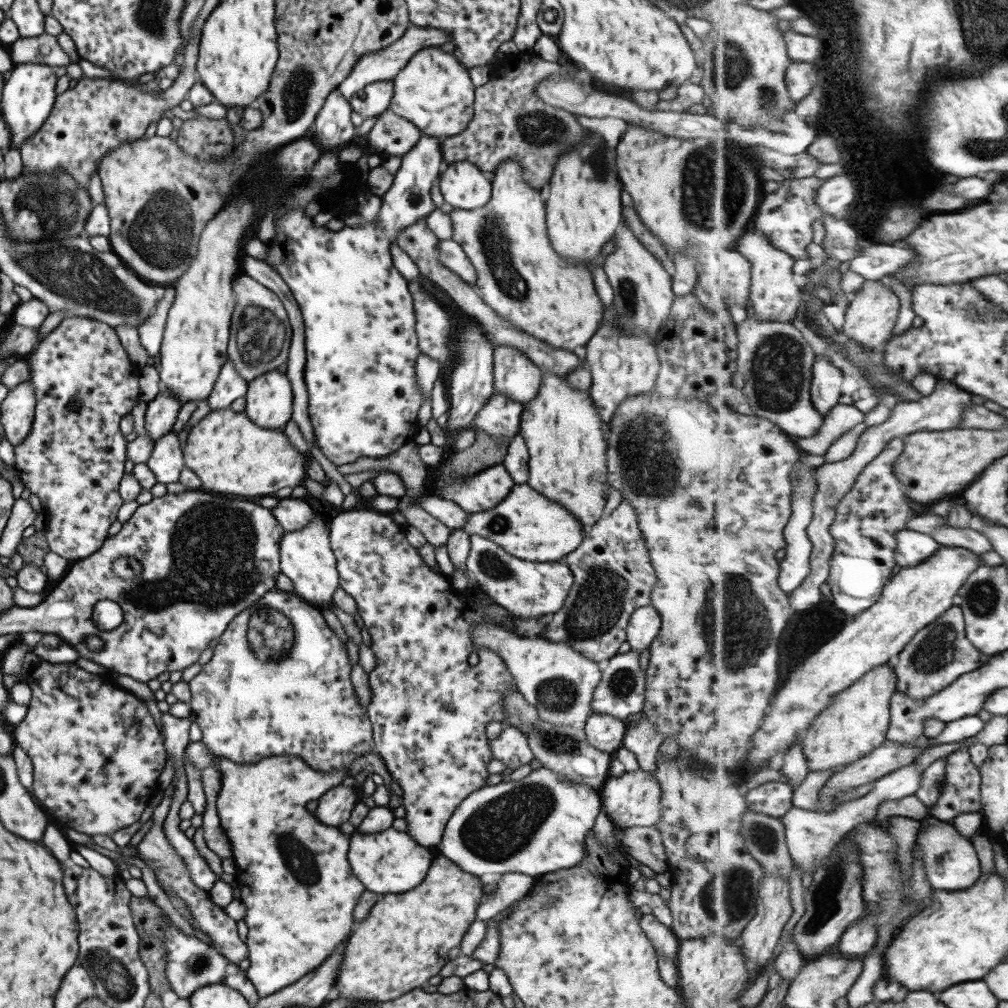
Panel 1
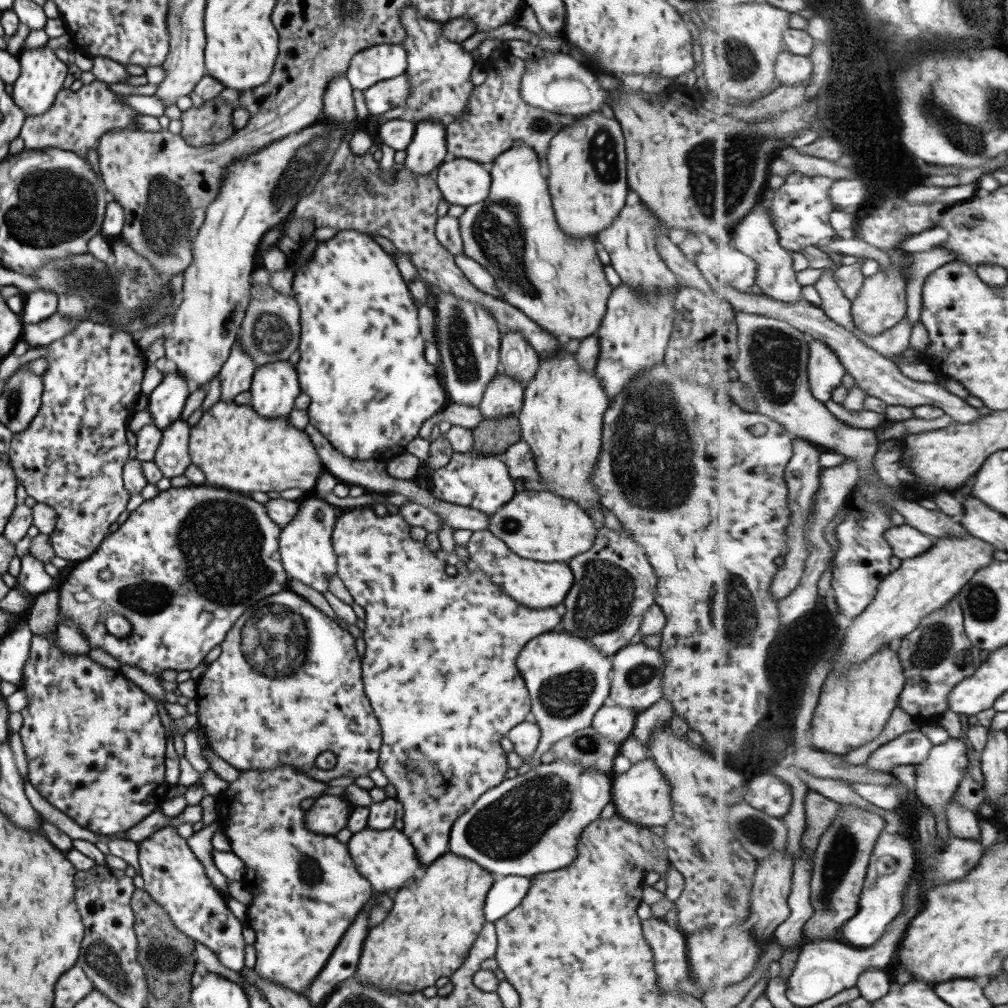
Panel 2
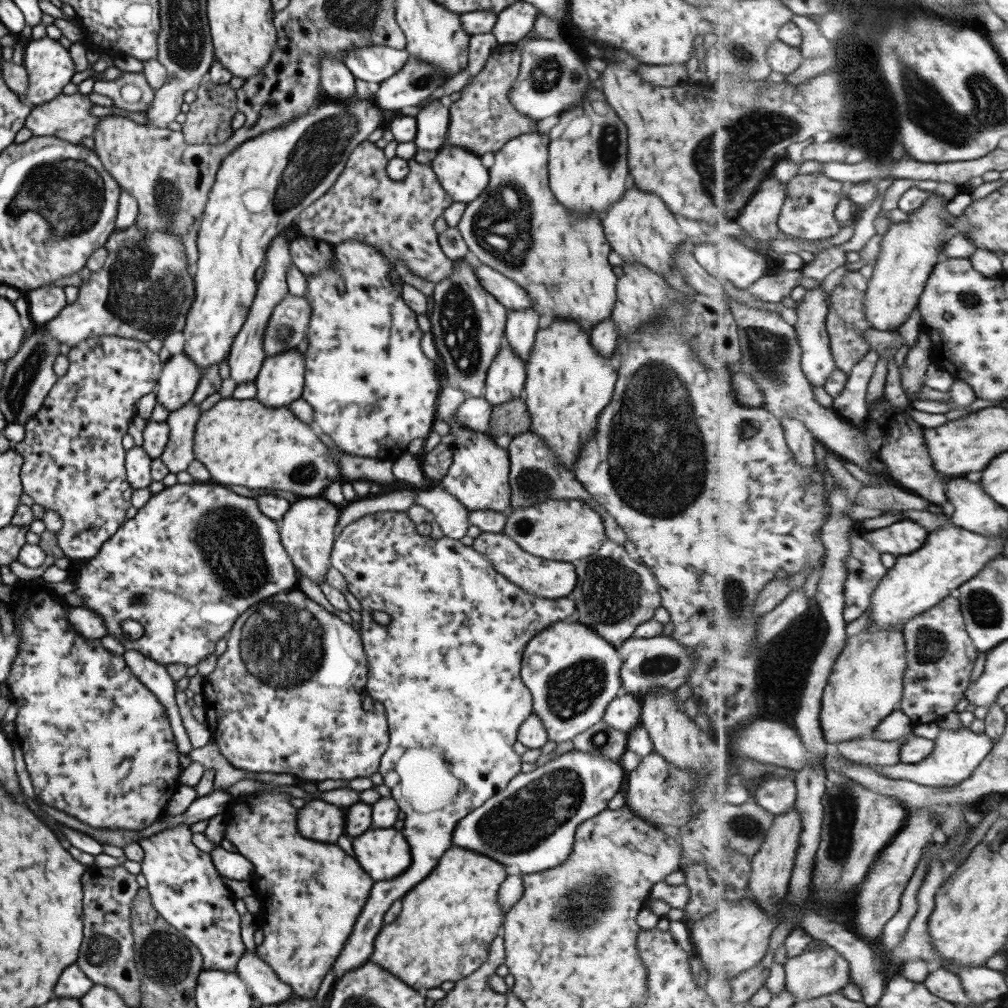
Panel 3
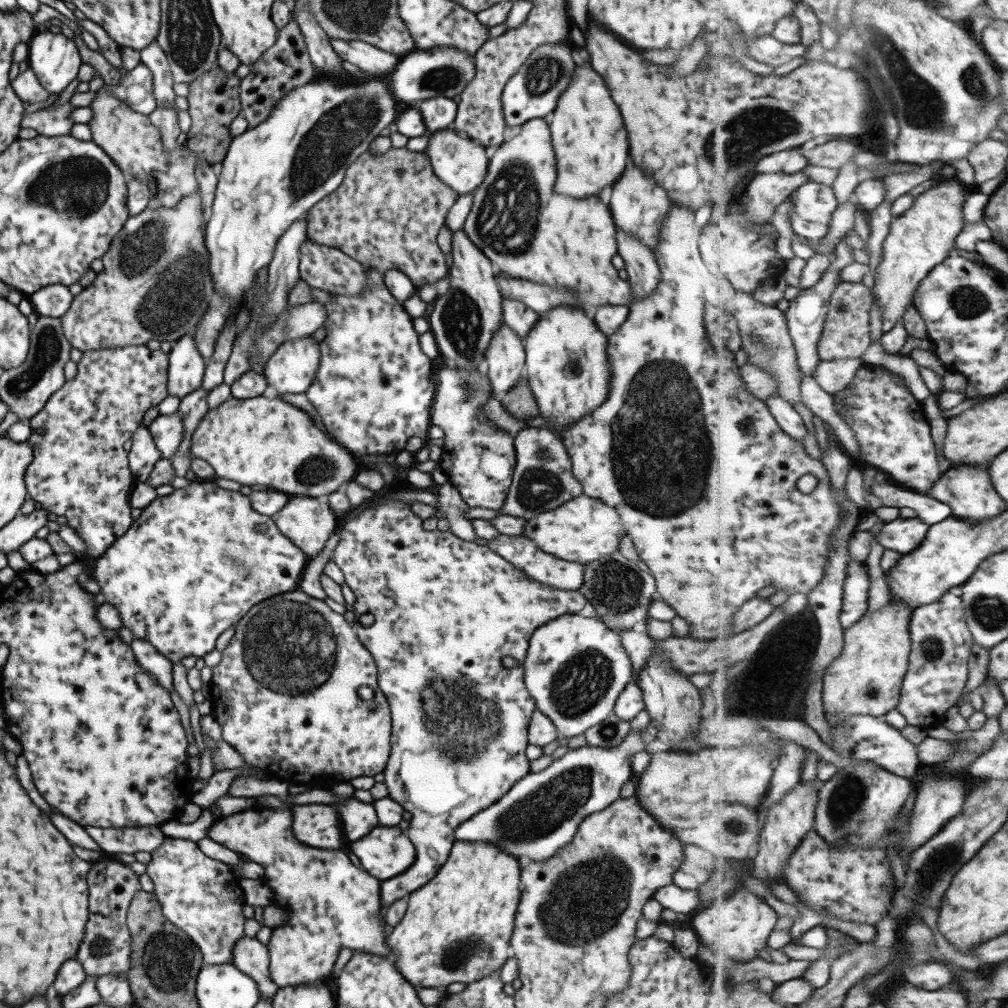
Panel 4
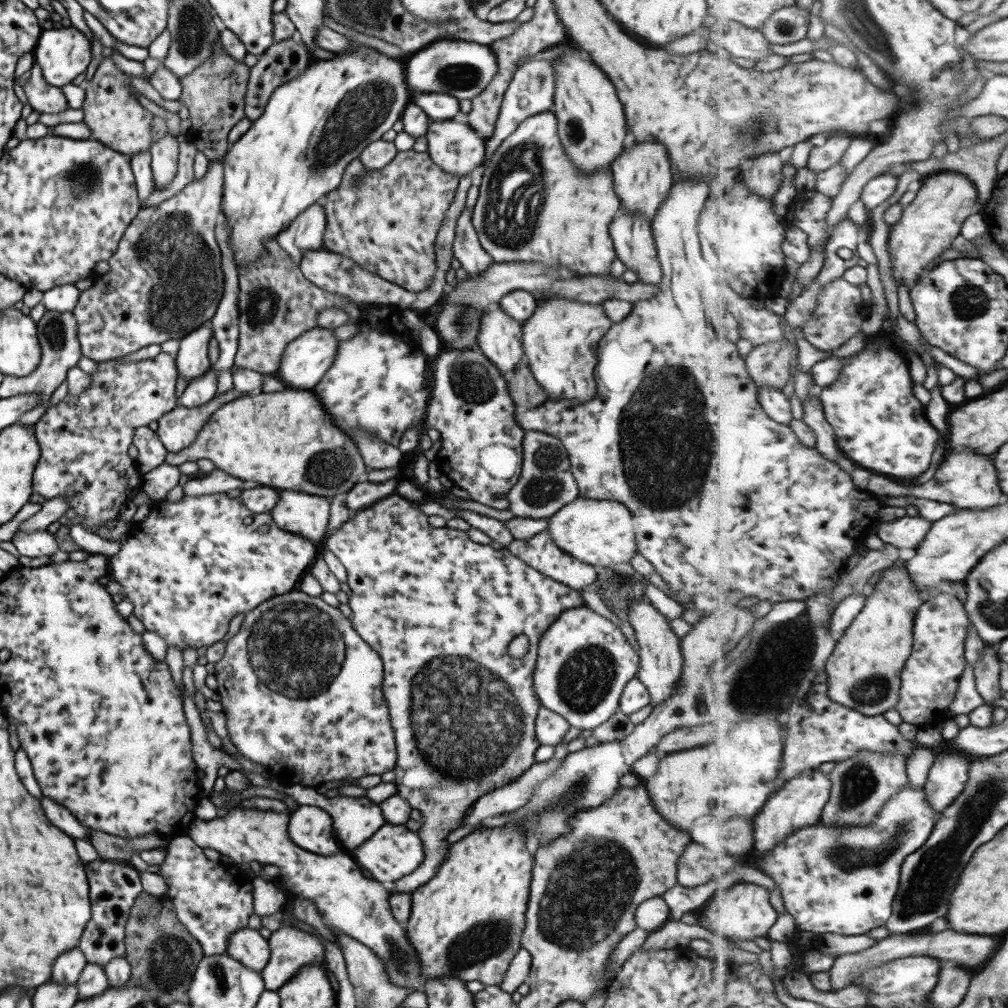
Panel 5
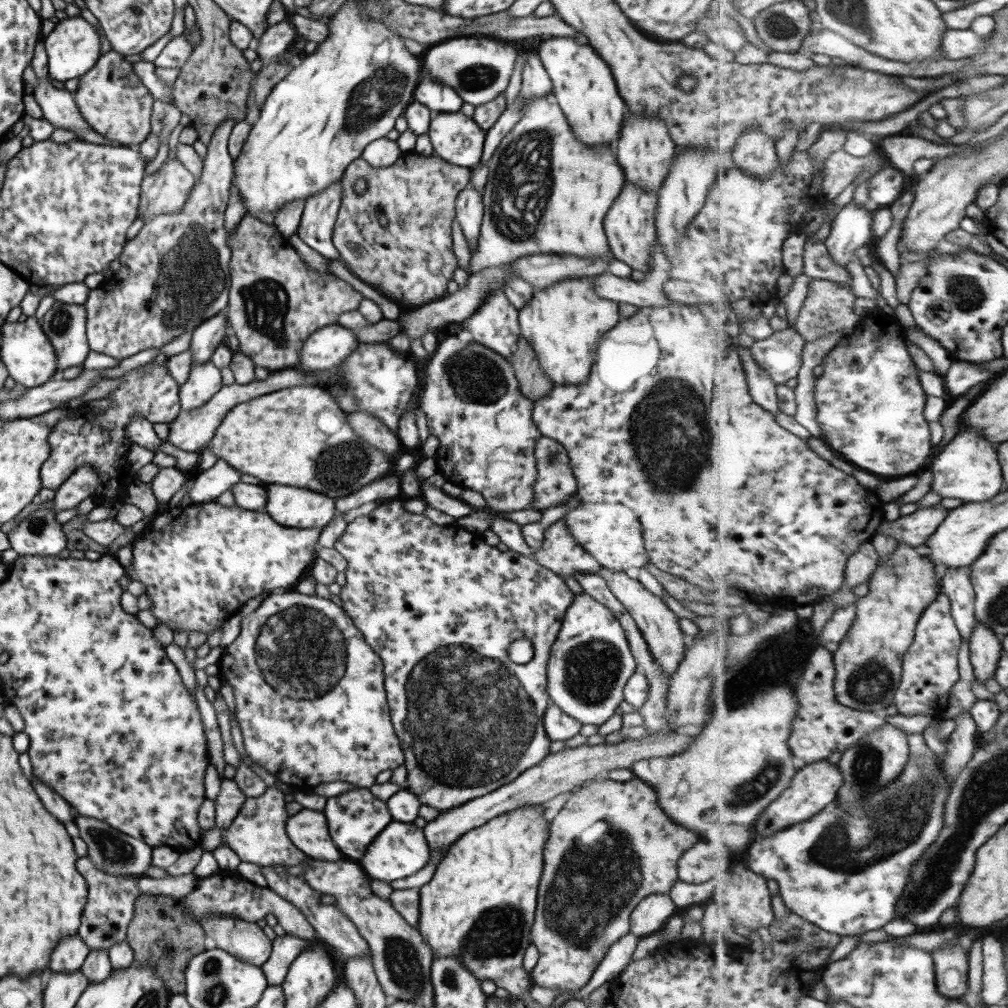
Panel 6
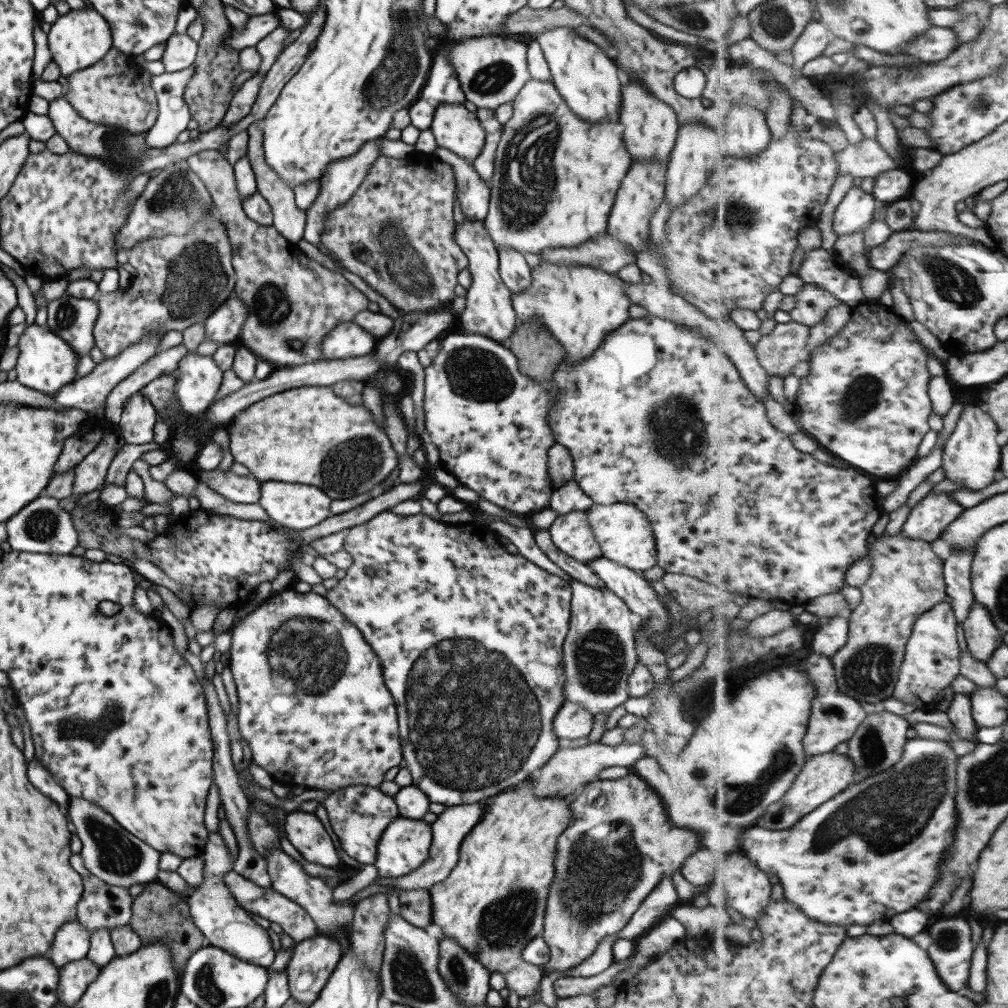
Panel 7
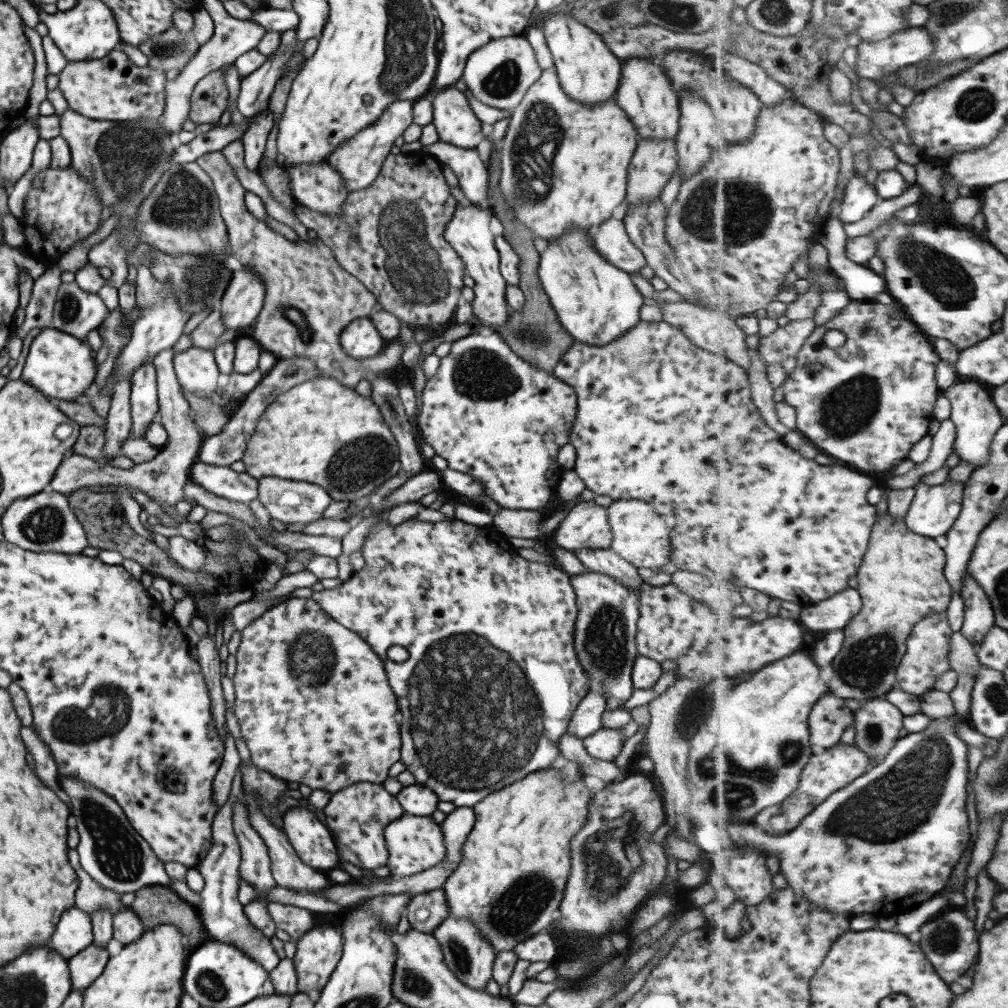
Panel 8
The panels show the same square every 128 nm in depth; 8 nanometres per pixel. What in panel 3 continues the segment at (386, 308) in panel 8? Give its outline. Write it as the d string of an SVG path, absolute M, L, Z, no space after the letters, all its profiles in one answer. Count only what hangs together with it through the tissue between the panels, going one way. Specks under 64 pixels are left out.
M365 140L355 145L345 161L342 172L335 178L331 187L296 216L297 234L321 240L331 246L343 243L345 240L357 240L377 249L386 259L389 259L389 263L394 264L398 261L419 278L438 283L451 275L454 264L438 246L436 240L438 236L433 228L433 222L442 215L447 206L451 205L451 198L442 190L428 164L418 164L414 157L409 158L406 160L409 172L403 180L394 182L387 177L387 161L383 156L383 150L377 148L373 142Z

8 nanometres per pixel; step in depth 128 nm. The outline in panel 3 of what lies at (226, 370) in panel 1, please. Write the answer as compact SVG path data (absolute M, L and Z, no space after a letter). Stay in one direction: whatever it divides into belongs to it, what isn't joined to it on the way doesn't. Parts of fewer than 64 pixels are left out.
M280 233L274 237L267 251L265 251L263 275L256 284L254 300L251 302L247 317L245 317L239 332L234 336L228 351L229 378L234 382L235 386L255 380L257 371L259 371L265 358L265 352L263 352L263 329L267 328L267 319L269 319L279 300L283 300L284 296L289 294L286 284L286 270L291 264L289 252L287 252L290 242L291 240L289 241Z

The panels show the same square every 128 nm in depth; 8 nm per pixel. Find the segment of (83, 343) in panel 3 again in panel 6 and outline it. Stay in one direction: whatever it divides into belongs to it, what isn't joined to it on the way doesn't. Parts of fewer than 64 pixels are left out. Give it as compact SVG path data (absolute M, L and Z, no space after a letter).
M145 363L127 370L120 378L122 382L107 395L111 402L109 408L83 407L70 408L67 417L55 422L47 433L48 453L43 466L39 467L42 488L55 490L65 482L71 472L79 466L91 466L97 472L99 483L95 485L91 498L95 505L105 502L122 502L125 488L137 478L127 462L130 441L125 428L133 416L141 416L147 422L169 424L180 411L178 403L178 386L167 371L165 363Z

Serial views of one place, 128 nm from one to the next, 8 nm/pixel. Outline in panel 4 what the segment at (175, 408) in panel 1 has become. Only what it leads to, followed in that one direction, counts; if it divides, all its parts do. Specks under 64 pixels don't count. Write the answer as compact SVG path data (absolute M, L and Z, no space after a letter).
M193 333L179 337L167 354L167 396L180 399L200 388L205 360L195 348Z

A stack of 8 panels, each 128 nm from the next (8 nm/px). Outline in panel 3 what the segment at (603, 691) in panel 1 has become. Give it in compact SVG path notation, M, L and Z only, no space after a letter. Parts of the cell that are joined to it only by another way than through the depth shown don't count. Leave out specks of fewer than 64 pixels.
M661 634L651 638L631 636L616 647L616 652L621 660L619 674L621 692L631 694L638 701L642 700L643 696L659 690L665 692L683 690L692 668L692 660L696 658L694 653L689 653L684 647L677 645L673 638Z

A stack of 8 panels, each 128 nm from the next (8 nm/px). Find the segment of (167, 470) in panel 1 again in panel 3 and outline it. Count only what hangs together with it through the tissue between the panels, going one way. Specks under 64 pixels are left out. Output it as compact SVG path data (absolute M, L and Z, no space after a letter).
M189 400L183 406L168 412L167 418L164 420L168 428L168 437L165 447L158 457L171 474L187 470L194 459L192 439L199 415L199 406L191 404L191 400Z

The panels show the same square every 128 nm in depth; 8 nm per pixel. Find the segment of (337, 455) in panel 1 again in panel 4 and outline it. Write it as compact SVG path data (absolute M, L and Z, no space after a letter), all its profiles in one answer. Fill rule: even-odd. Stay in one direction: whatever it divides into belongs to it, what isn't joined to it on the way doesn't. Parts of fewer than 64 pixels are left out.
M440 96L422 100L415 105L415 108L421 114L427 137L429 137L429 134L445 130L447 125L453 121L457 112L457 104L453 99ZM365 267L365 287L355 295L341 295L329 293L327 302L323 302L322 308L325 312L325 321L323 321L323 330L325 330L325 337L318 342L319 344L319 368L315 371L315 378L304 392L307 400L312 404L312 407L317 411L321 421L321 427L326 431L332 440L339 444L347 452L363 454L383 454L398 453L405 449L407 438L417 436L426 439L427 430L430 427L430 406L435 394L435 383L431 382L431 359L427 358L421 348L419 348L419 341L417 334L413 330L412 318L405 312L402 304L399 303L394 296L385 288L382 281L382 274L375 271L373 267Z

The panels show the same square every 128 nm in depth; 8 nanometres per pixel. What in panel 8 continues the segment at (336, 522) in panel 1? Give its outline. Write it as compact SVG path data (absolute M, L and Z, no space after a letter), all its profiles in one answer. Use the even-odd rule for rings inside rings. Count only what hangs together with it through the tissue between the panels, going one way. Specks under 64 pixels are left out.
M453 517L439 522L411 518L393 526L387 523L386 519L381 519L369 527L359 547L364 566L352 572L341 585L333 589L312 591L310 596L335 622L362 637L381 660L400 715L400 761L405 765L405 770L415 777L415 784L425 786L439 801L451 802L455 807L472 807L485 796L511 784L513 780L523 779L531 771L548 768L559 753L559 736L567 731L568 721L573 710L576 710L575 706L588 693L587 676L576 662L572 648L577 606L570 577L553 563L548 565L546 562L527 561L521 556L507 556L507 552L511 554L511 550L513 547L491 523L475 526L471 522L466 523ZM391 646L405 648L407 660L391 662L386 656L387 649Z

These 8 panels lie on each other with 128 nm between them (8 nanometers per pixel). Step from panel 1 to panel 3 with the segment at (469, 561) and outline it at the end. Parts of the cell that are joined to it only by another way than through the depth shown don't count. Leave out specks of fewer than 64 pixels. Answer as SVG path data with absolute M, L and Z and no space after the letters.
M481 532L473 538L473 543L470 546L475 549L475 552L479 552L481 556L485 556L491 562L495 572L499 572L511 584L519 586L523 592L527 592L531 596L541 596L541 598L547 599L565 597L569 596L575 587L577 576L573 563L545 560L543 557L533 556L519 548L519 544L515 544L515 540L511 540L504 534Z

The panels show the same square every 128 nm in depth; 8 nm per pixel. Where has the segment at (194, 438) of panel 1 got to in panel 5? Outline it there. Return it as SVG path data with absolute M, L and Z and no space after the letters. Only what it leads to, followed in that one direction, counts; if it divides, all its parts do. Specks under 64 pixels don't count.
M284 387L278 392L261 391L239 396L219 406L197 431L193 442L183 450L166 452L163 462L179 466L183 462L196 462L205 458L211 460L214 468L219 468L239 480L253 480L258 486L276 490L293 490L331 498L340 492L346 493L356 482L363 482L367 476L363 458L351 439L343 430L333 426L311 389Z

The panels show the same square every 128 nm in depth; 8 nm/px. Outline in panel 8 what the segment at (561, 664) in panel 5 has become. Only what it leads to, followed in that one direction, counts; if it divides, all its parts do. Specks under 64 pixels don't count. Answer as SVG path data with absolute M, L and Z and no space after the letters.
M587 570L583 574L570 576L570 585L575 594L577 616L575 617L572 648L579 667L588 679L588 692L599 693L605 700L617 698L625 702L634 690L630 682L632 663L638 656L635 647L636 622L639 618L639 596L633 588L625 588L619 580Z

